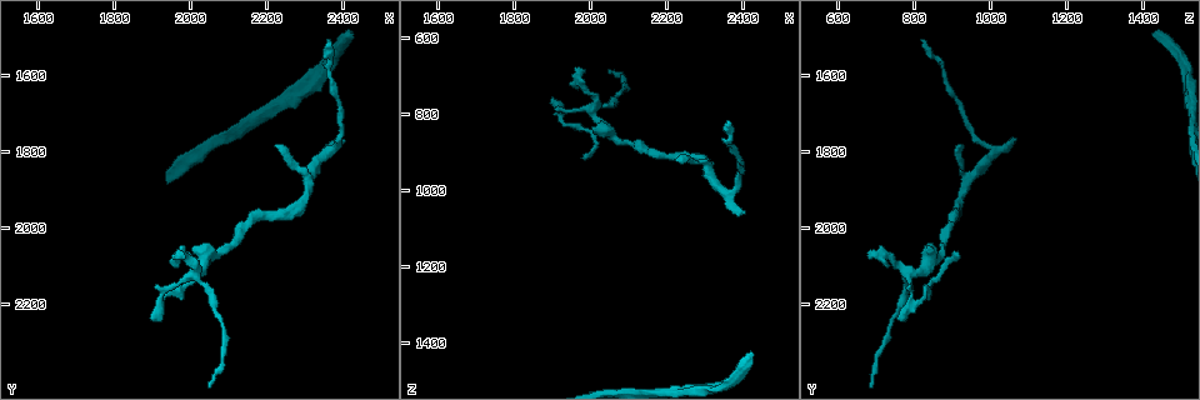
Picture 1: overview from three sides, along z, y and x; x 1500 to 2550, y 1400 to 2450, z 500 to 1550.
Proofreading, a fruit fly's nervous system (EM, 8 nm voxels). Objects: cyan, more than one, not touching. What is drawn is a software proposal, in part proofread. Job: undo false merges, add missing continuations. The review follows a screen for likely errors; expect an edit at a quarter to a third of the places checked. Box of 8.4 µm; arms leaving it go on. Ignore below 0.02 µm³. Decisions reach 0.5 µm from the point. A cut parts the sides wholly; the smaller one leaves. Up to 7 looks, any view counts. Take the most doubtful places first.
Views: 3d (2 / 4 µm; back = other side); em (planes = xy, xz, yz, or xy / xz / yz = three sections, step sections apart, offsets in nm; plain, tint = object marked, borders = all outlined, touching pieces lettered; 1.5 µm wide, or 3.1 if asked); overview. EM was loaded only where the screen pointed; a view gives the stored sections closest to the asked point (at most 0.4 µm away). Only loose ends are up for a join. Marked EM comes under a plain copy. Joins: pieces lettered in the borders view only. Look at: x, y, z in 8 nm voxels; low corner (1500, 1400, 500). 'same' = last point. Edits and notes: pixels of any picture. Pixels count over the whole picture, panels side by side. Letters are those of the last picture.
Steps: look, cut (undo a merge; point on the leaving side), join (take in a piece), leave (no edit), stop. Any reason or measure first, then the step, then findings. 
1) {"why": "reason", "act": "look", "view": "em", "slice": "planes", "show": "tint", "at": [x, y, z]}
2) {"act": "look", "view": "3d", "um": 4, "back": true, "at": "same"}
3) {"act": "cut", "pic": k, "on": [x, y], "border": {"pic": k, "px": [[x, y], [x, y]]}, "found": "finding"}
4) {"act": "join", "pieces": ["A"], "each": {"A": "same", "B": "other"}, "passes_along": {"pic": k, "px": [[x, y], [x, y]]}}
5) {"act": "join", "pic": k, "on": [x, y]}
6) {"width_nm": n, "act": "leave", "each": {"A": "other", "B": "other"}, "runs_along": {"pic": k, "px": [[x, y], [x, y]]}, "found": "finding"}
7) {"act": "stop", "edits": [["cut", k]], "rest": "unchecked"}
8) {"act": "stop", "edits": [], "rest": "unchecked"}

{"why": "end of a long branch", "act": "look", "view": "3d", "um": 2, "at": [2420, 1485, 1425]}

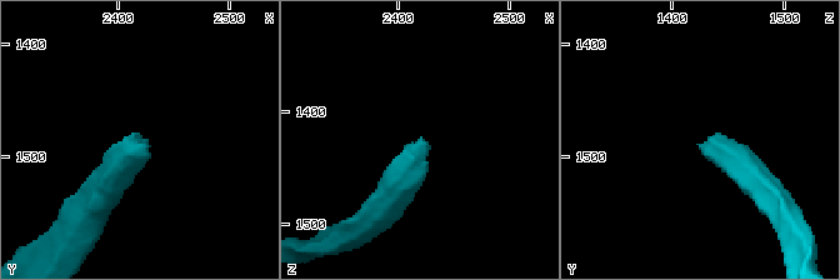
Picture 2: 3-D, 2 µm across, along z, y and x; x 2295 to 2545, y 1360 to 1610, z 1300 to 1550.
{"act": "look", "view": "em", "slice": "planes", "show": "borders", "at": [2420, 1486, 1430]}

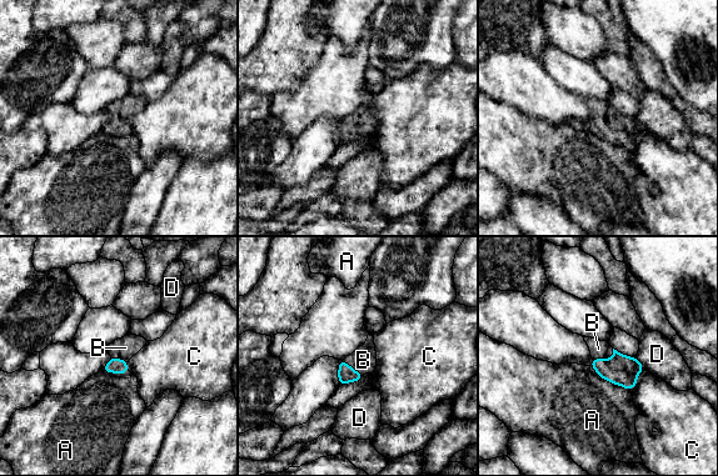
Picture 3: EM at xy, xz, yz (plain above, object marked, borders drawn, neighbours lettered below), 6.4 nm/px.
{"act": "join", "pieces": ["B"], "each": {"A": "other", "B": "same", "C": "other", "D": "other"}, "passes_along": {"pic": 3, "px": [[622, 370], [604, 359], [598, 349]]}, "found": "it goes on there"}

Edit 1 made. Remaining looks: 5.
{"why": "see it whole again", "act": "look", "view": "overview"}

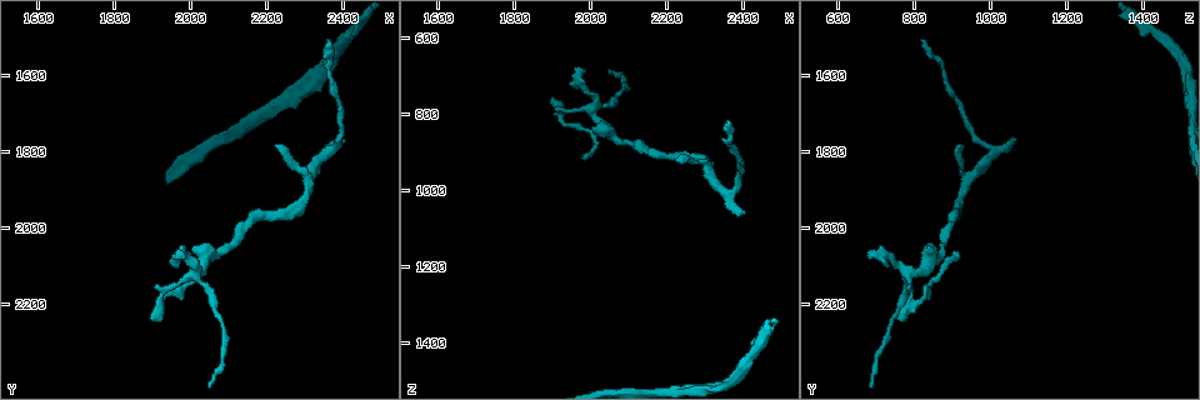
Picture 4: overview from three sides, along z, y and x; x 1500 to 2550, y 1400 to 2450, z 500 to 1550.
{"why": "branch stops here", "act": "look", "view": "em", "slice": "planes", "show": "borders", "at": [2405, 1775, 1055]}

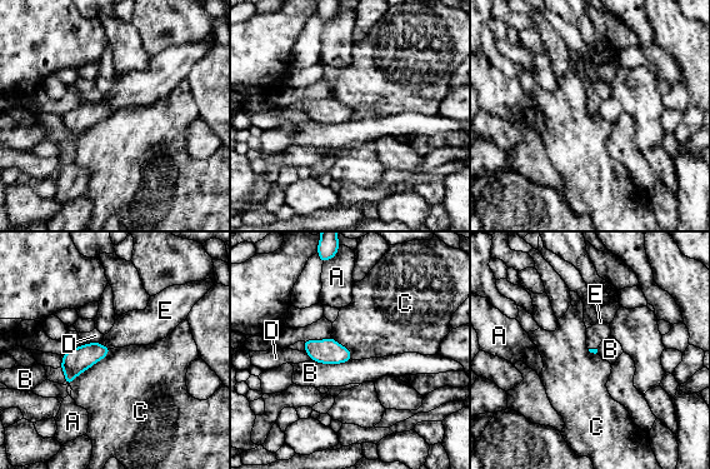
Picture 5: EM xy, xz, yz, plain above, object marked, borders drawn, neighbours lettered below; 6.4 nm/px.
{"longest_contact_nm": ["C", 360], "act": "join", "pieces": ["E"], "each": {"A": "other", "B": "other", "C": "other", "D": "other", "E": "same"}, "passes_along": {"pic": 5, "px": [[78, 360], [105, 347], [134, 328]]}, "found": "it goes on there"}

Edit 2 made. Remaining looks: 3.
{"act": "look", "view": "overview"}

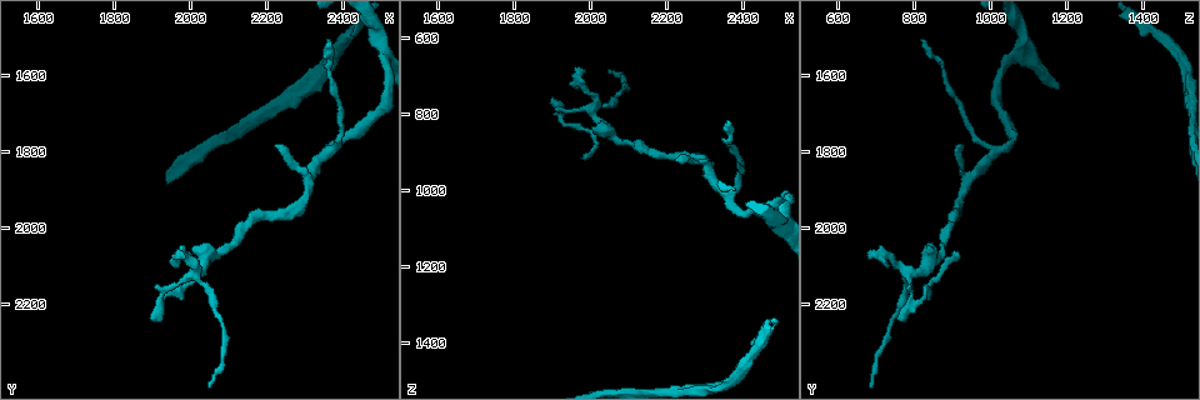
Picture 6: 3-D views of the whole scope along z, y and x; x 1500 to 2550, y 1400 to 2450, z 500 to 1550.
{"why": "end of a long branch", "act": "look", "view": "em", "slice": "planes", "show": "borders", "at": [2370, 1510, 825]}

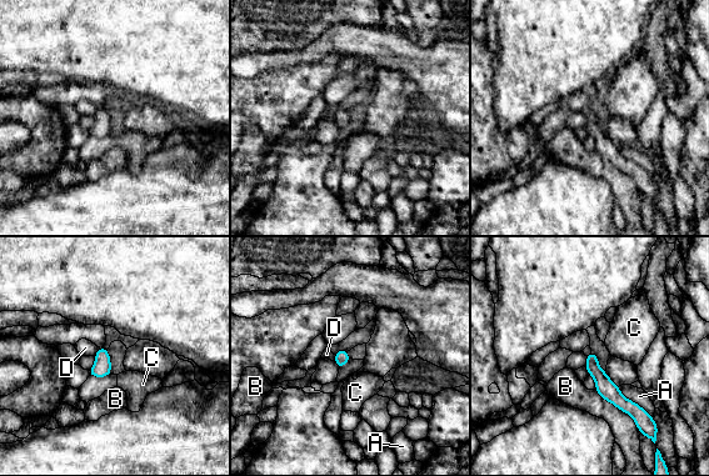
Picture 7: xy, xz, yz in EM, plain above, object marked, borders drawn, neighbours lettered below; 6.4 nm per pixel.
{"act": "leave", "each": {"A": "other", "B": "other", "C": "other", "D": "other"}, "border": {"pic": 7, "px": [[99, 347], [94, 355]]}, "found": "none of them fits"}

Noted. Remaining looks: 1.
{"act": "stop", "edits": [["join", 3], ["join", 5]], "rest": "unchecked"}

